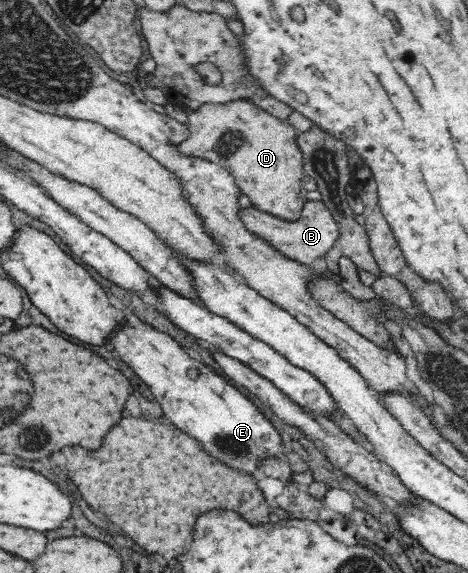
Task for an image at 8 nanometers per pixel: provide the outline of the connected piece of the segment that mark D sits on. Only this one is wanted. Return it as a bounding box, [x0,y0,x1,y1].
[180,99,305,220]

